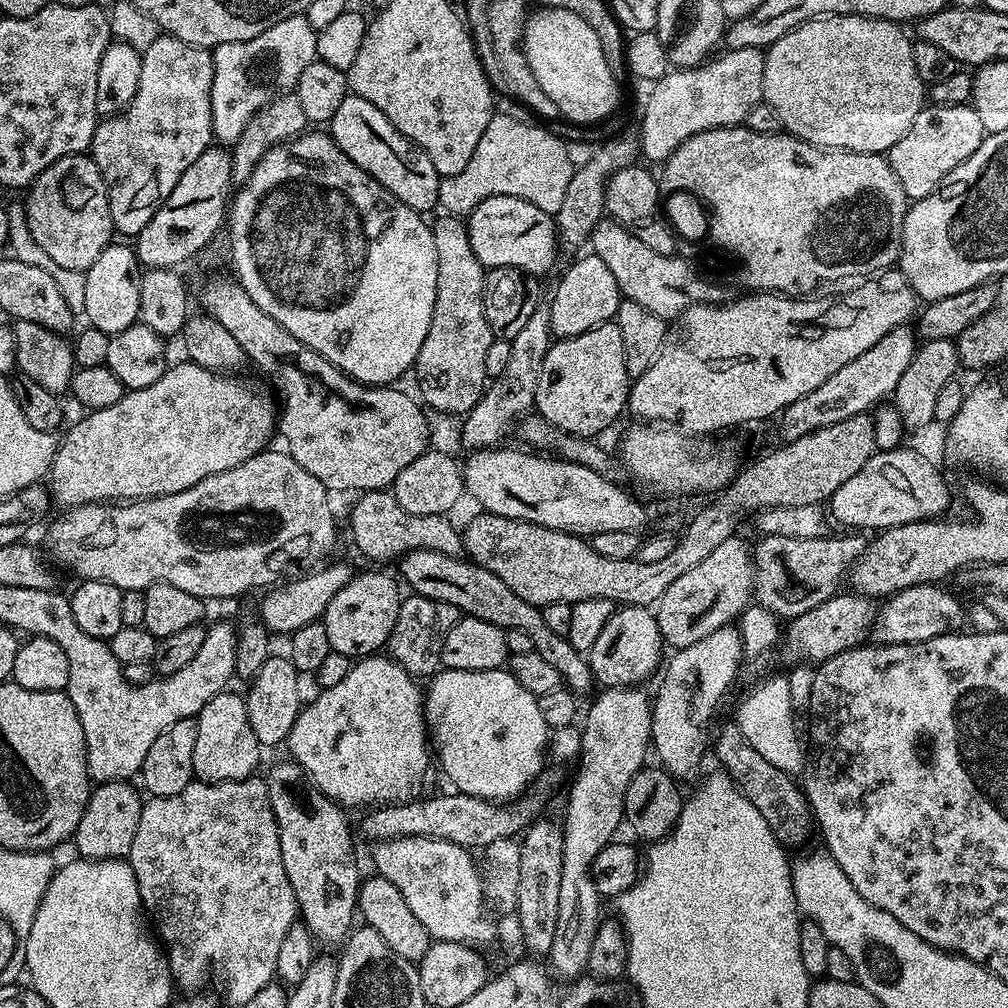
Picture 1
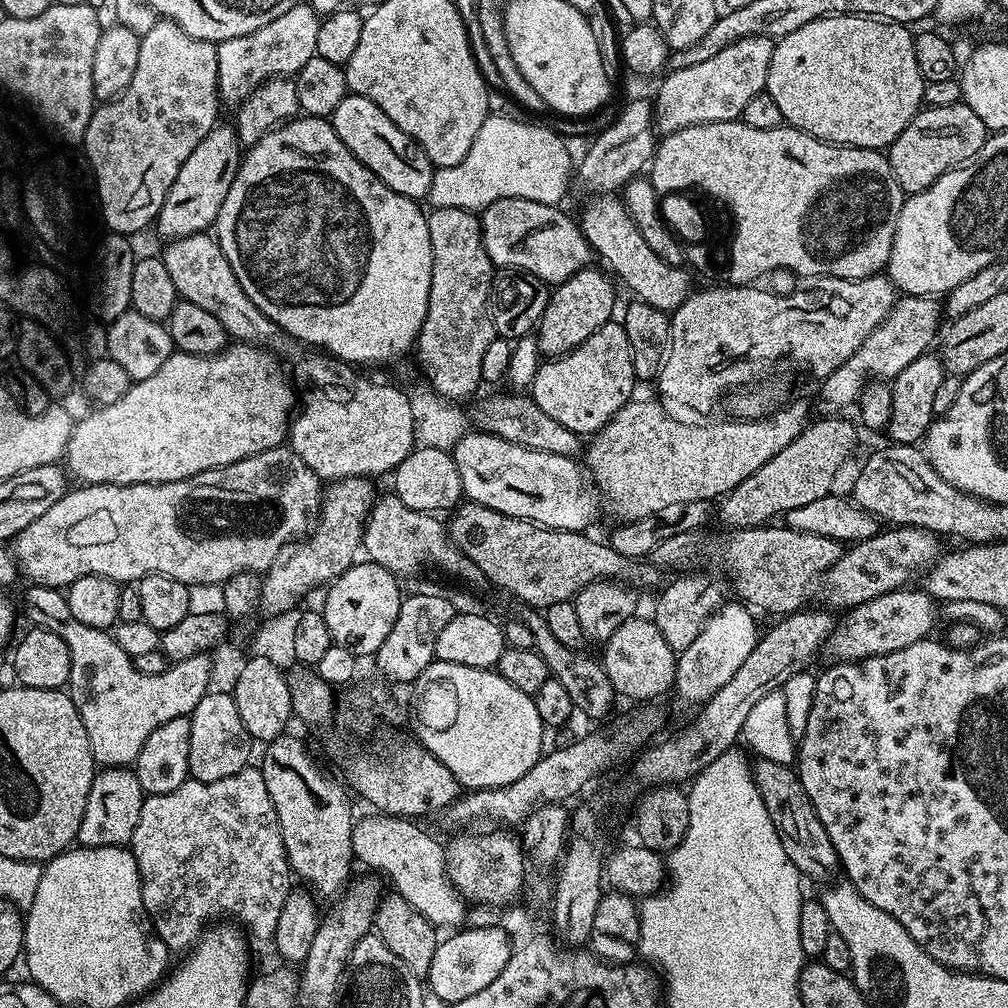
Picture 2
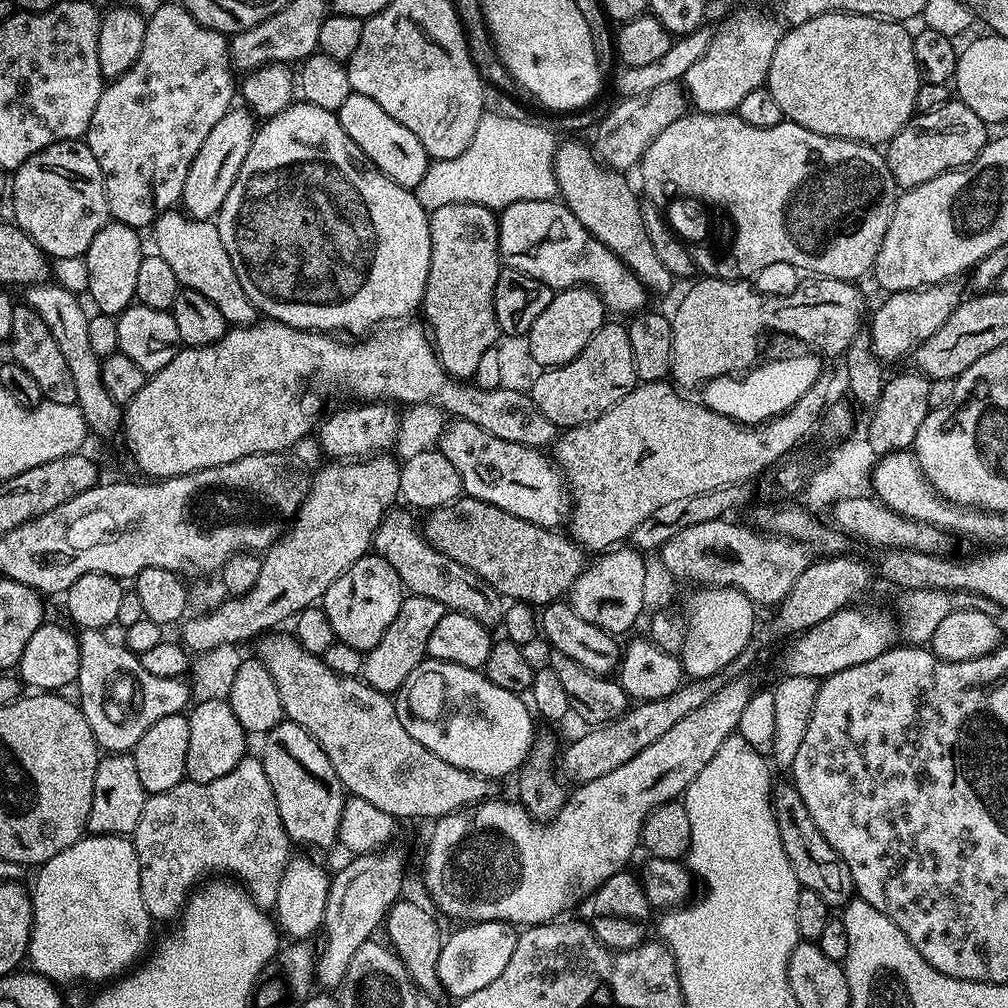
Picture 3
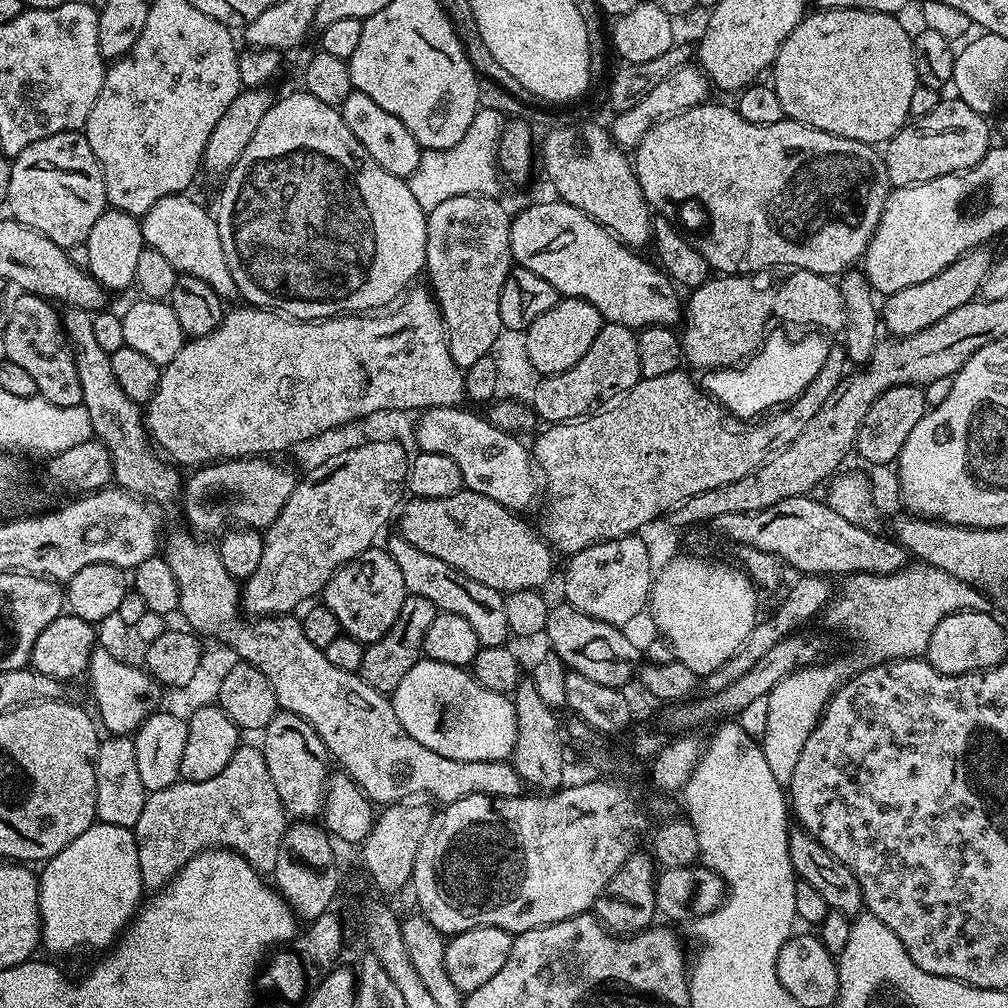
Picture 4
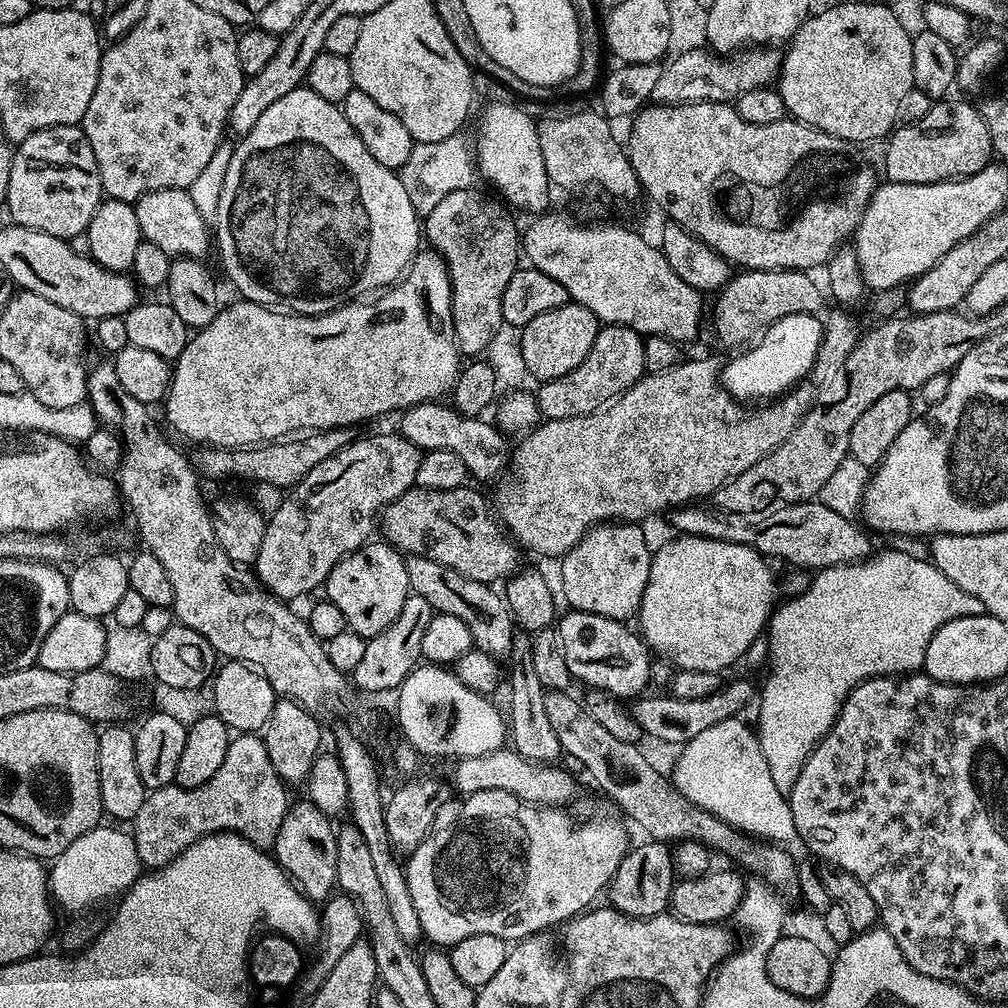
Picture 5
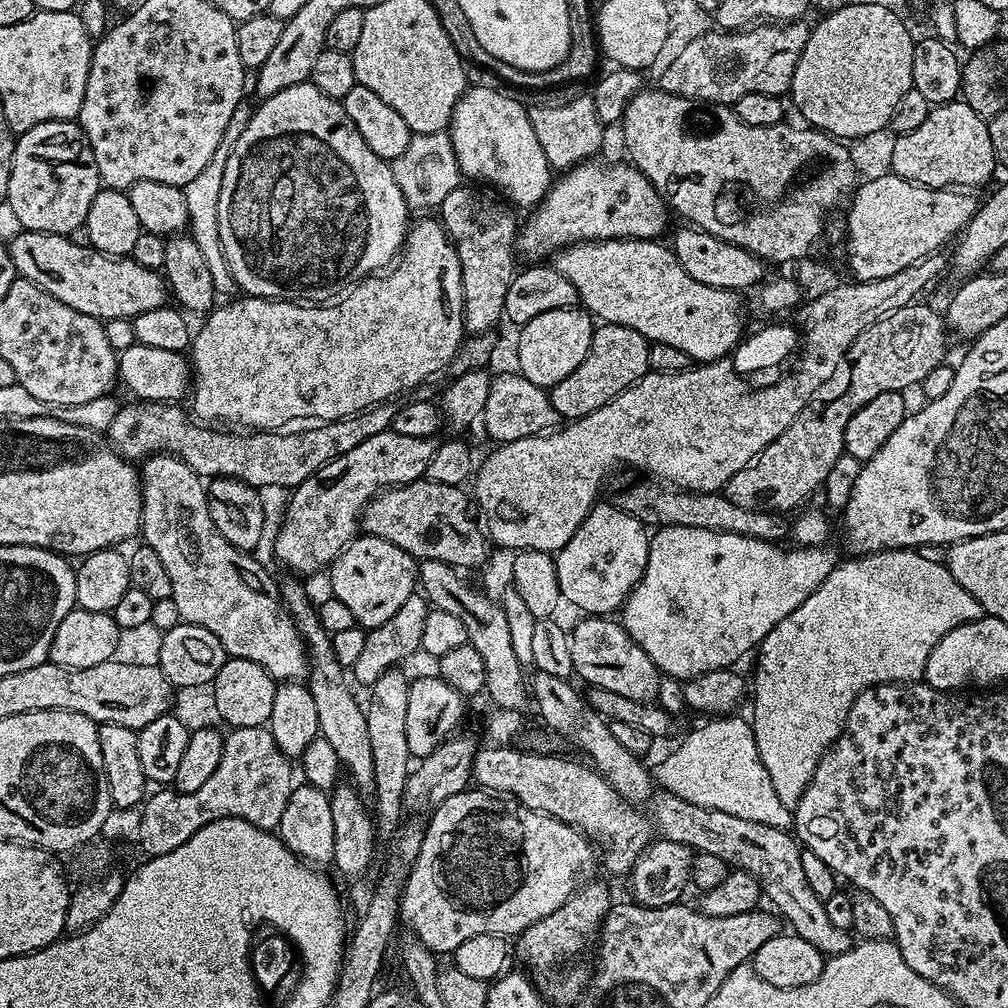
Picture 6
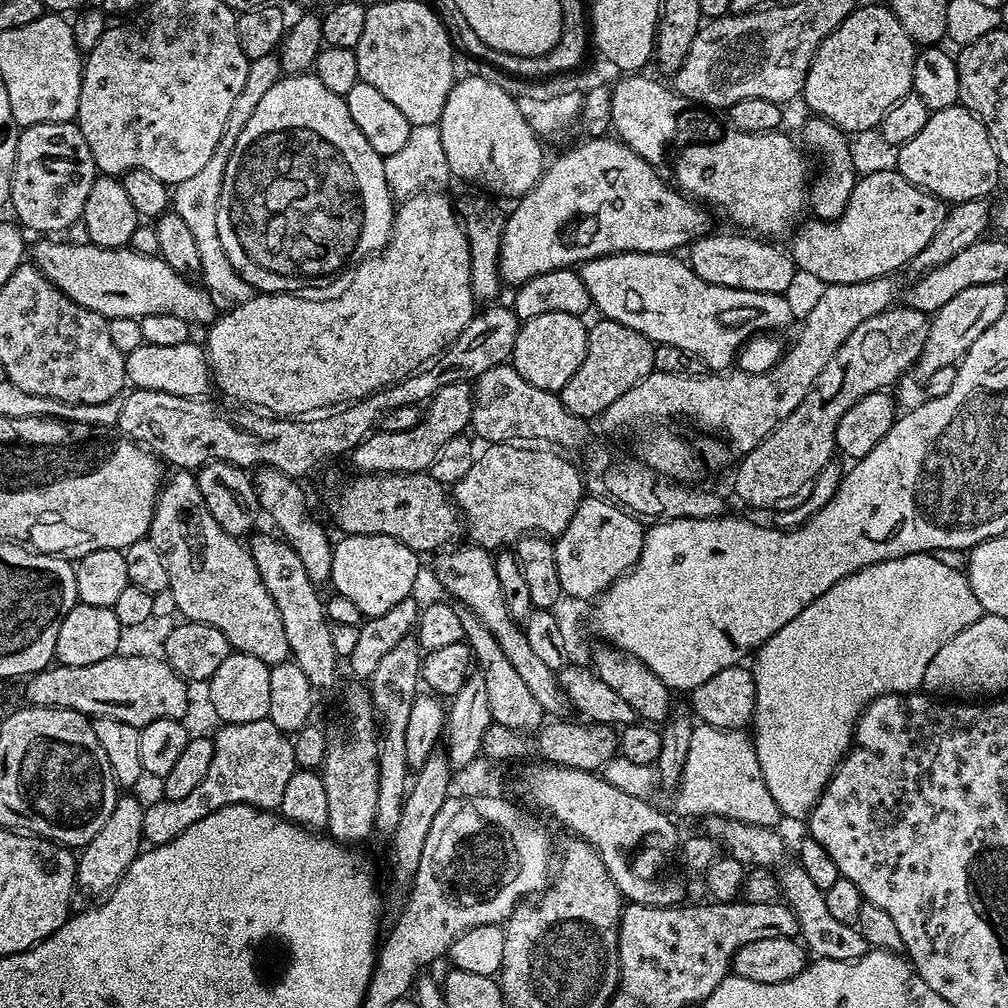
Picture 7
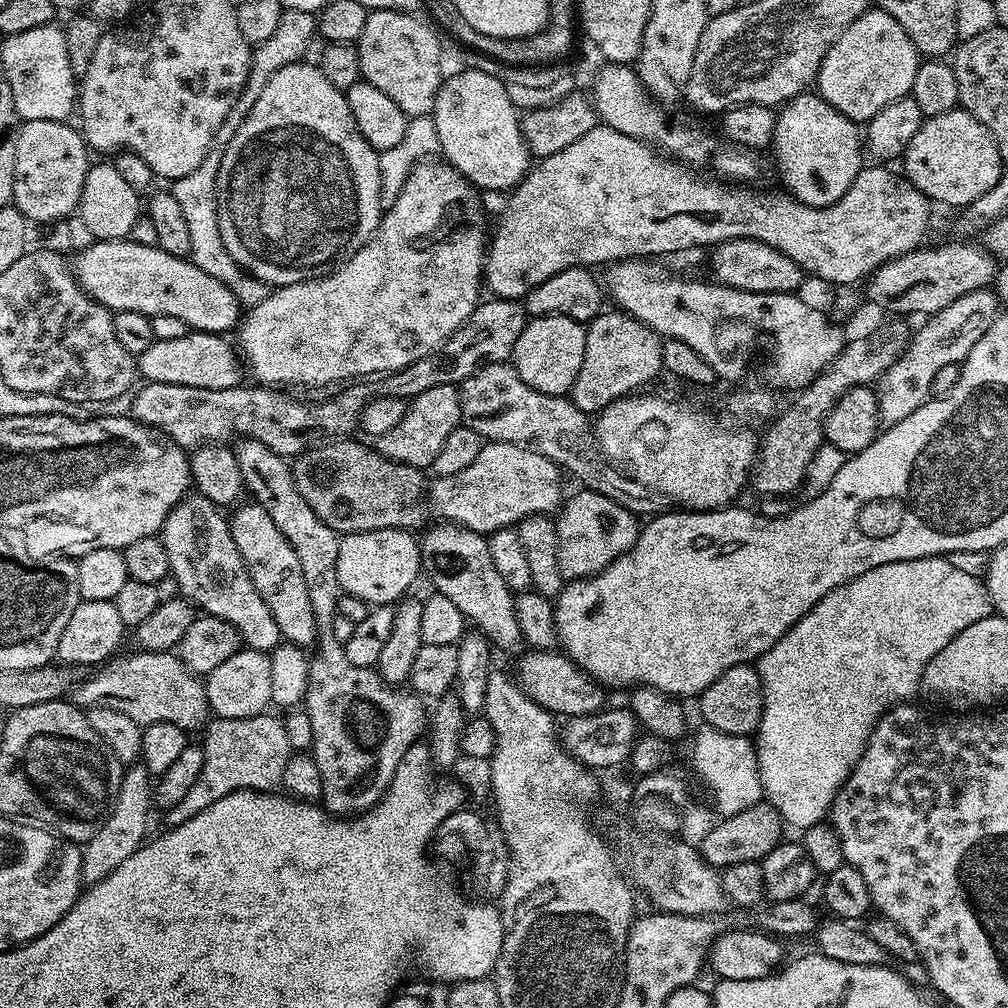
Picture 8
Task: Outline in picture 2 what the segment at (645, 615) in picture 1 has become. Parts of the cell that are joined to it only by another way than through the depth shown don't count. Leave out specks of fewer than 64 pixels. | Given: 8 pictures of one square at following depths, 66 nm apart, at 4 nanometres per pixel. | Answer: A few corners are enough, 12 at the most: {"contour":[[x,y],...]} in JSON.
{"contour":[[652,618],[603,641],[614,690],[636,702],[673,691],[677,653]]}

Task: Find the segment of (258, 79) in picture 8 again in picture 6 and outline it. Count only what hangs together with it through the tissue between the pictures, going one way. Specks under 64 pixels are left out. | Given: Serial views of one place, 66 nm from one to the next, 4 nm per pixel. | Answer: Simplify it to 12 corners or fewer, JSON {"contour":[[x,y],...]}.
{"contour":[[241,102],[210,162],[182,185],[191,238],[217,293],[235,293],[218,234],[226,162],[253,109]]}

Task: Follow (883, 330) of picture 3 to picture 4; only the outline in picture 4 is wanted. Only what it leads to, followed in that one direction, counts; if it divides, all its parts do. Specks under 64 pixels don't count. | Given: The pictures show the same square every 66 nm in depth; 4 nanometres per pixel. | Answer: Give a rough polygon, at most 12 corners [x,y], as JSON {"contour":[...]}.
{"contour":[[972,248],[882,304],[893,337],[977,299],[994,253]]}

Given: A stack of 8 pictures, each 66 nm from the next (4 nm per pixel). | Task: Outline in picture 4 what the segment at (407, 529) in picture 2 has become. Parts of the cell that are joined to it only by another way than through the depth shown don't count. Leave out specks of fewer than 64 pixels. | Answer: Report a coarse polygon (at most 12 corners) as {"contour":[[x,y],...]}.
{"contour":[[393,534],[411,595],[466,618],[483,647],[509,643],[506,602]]}

